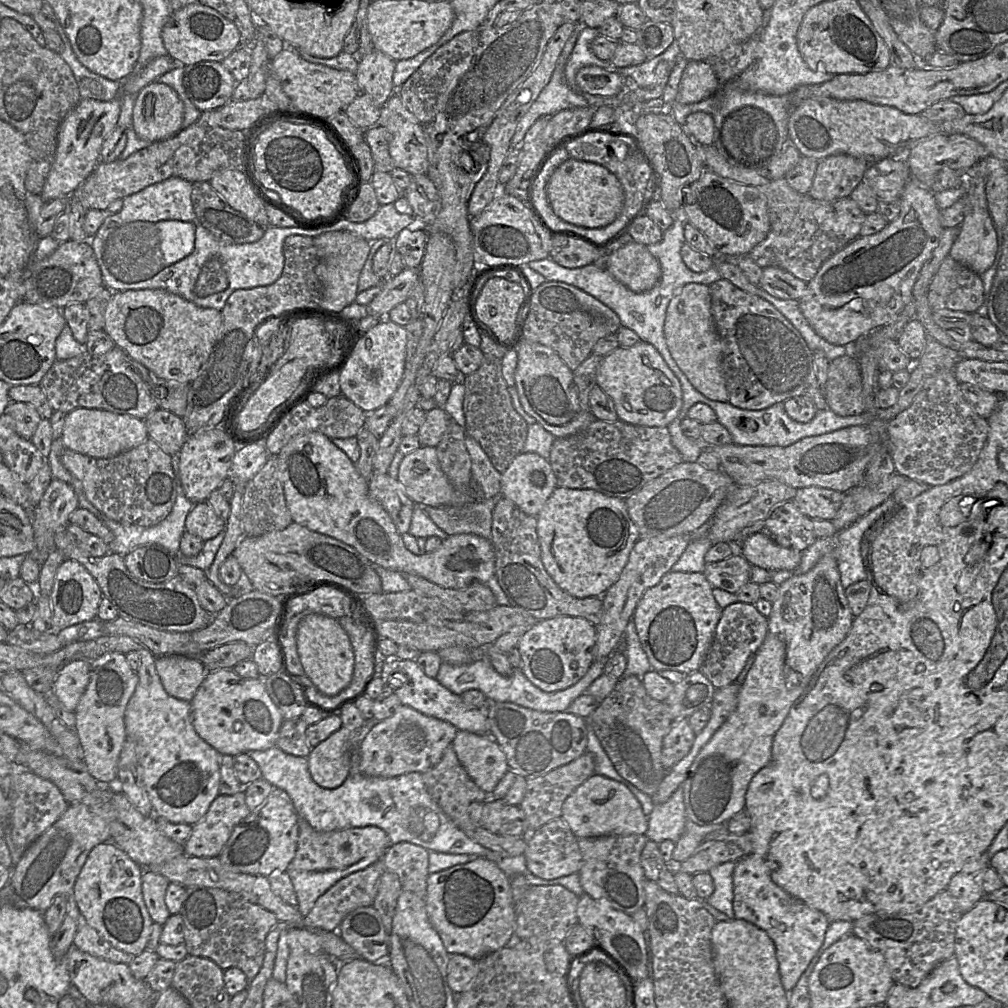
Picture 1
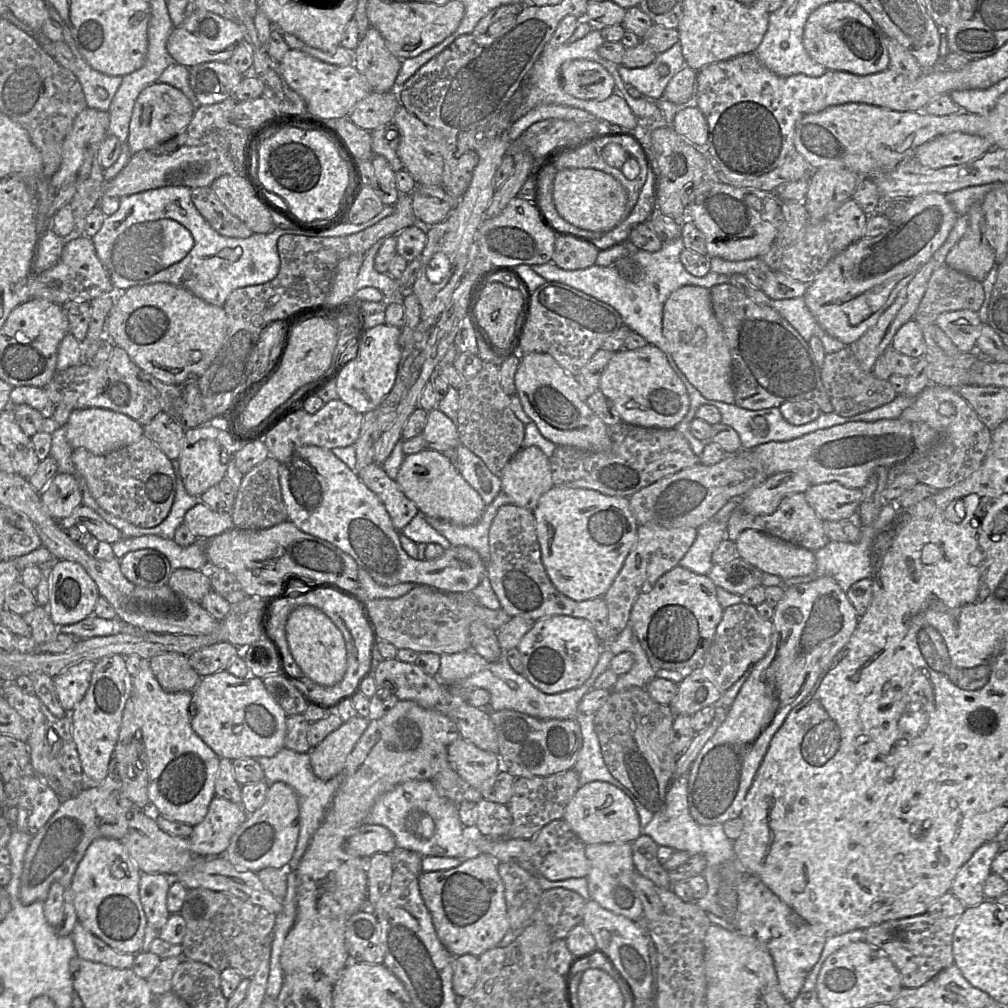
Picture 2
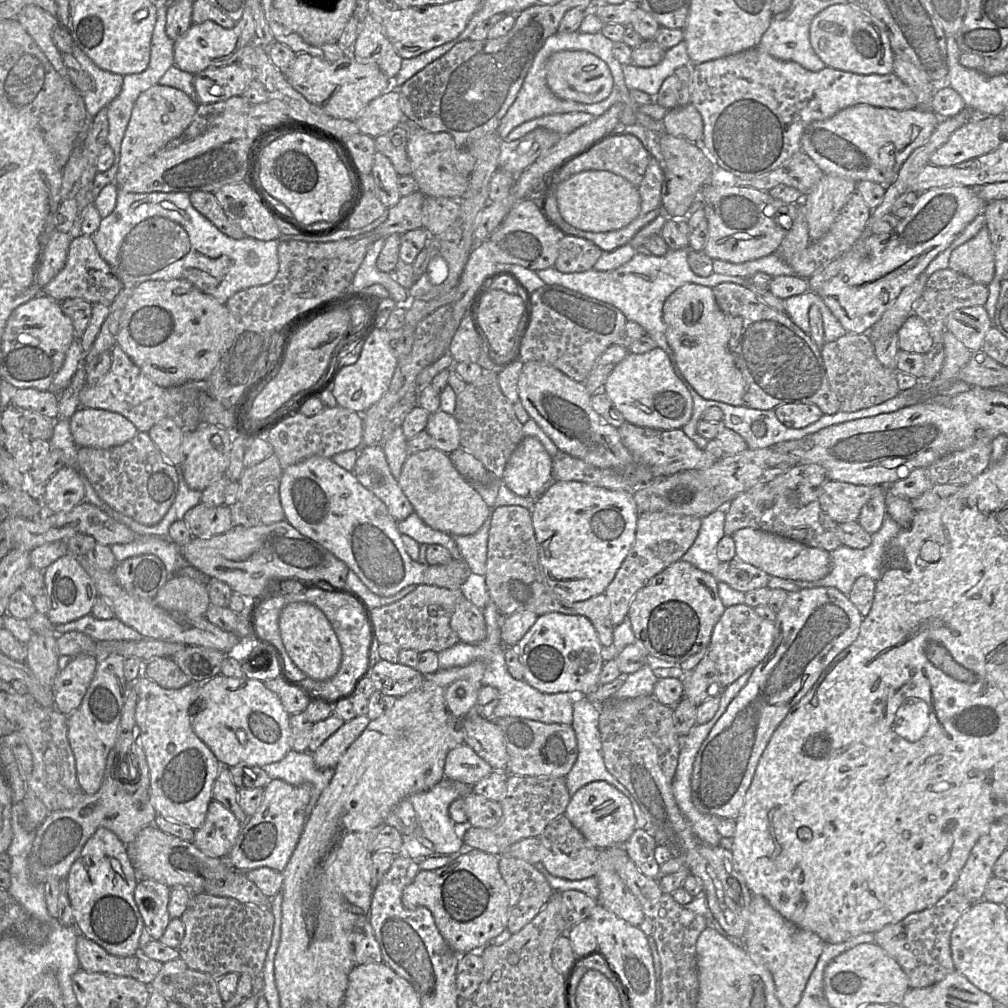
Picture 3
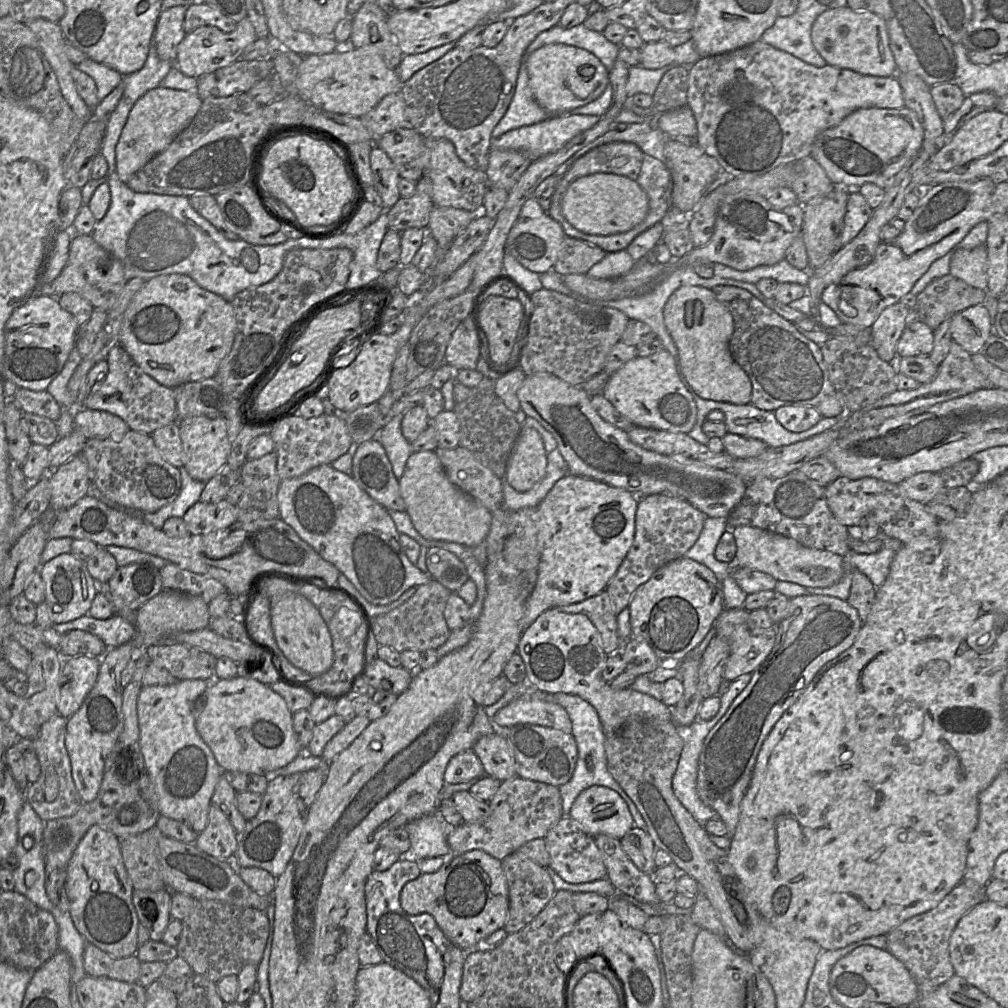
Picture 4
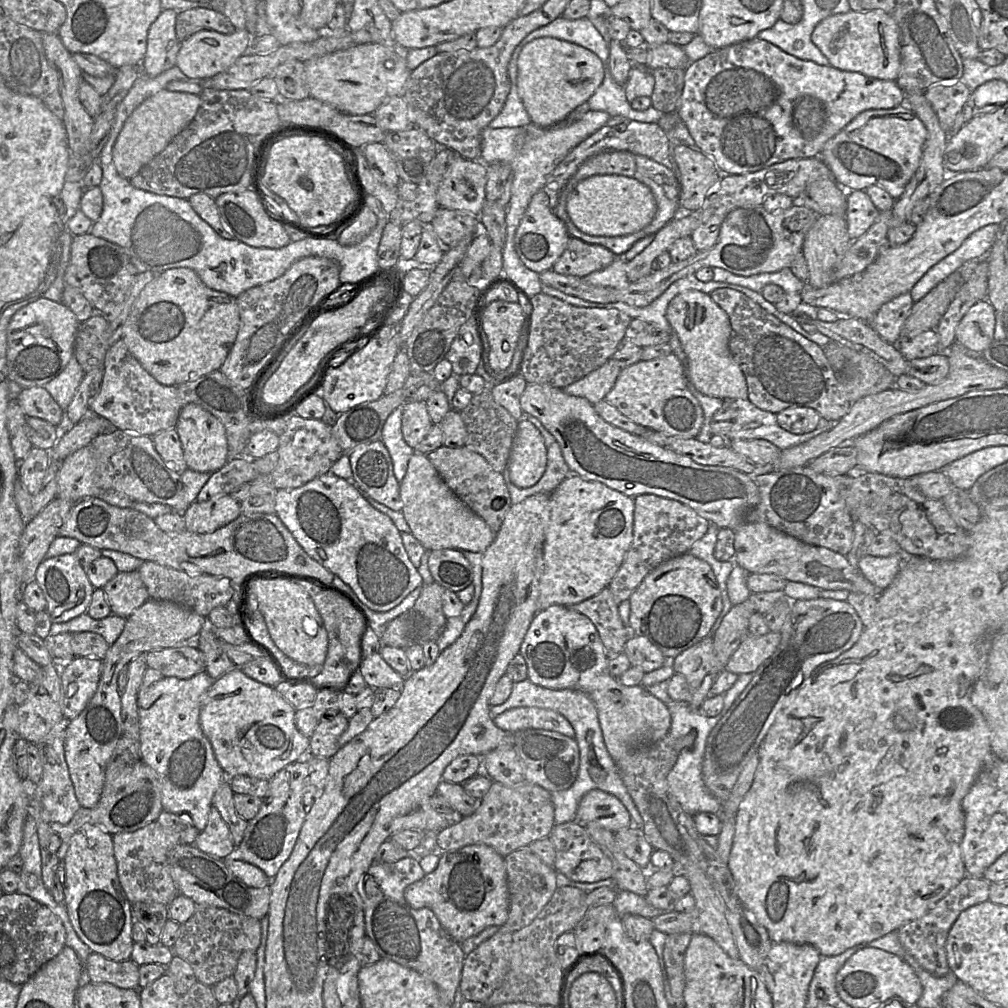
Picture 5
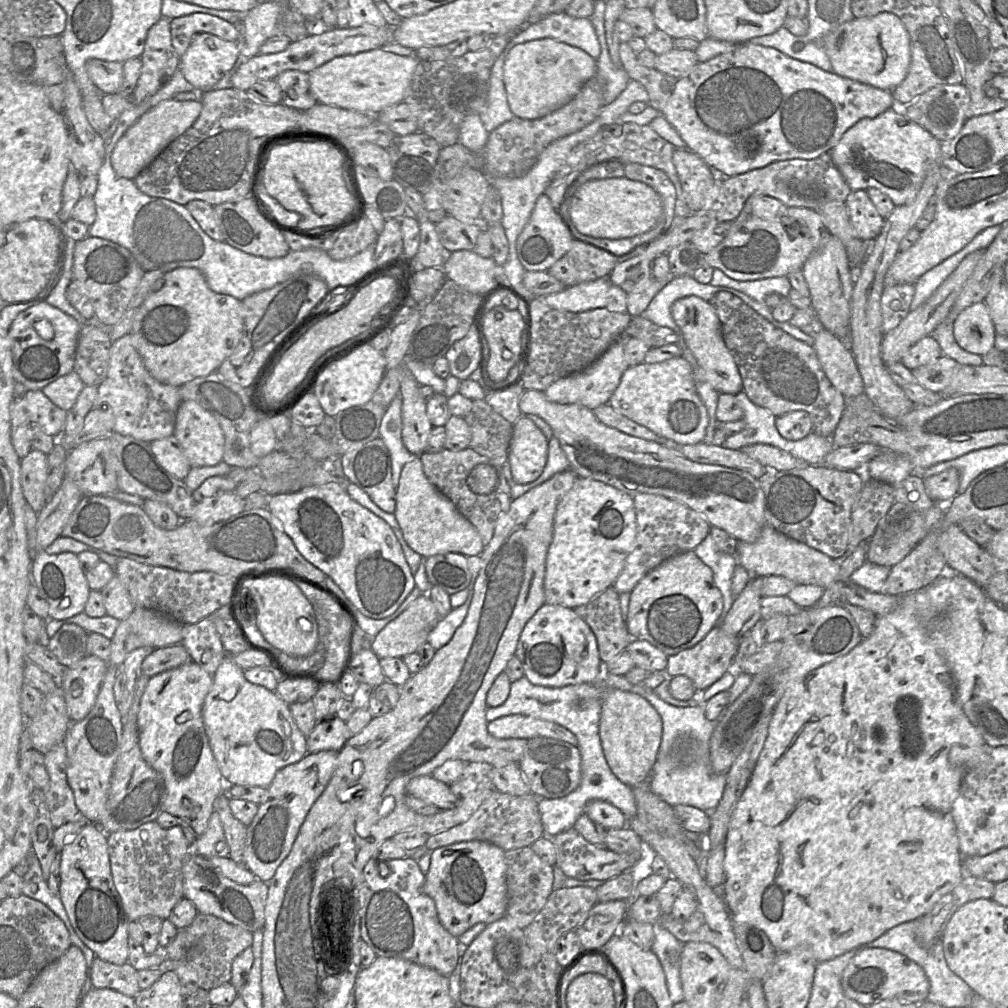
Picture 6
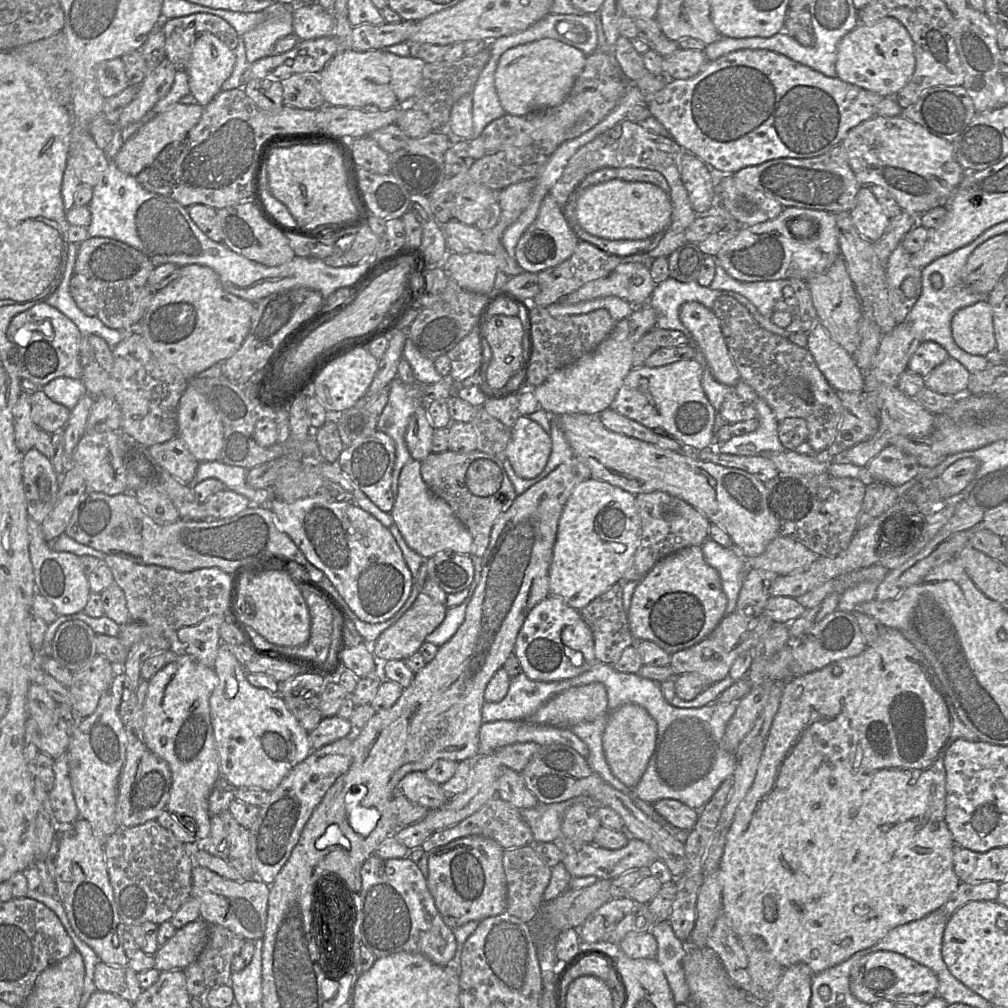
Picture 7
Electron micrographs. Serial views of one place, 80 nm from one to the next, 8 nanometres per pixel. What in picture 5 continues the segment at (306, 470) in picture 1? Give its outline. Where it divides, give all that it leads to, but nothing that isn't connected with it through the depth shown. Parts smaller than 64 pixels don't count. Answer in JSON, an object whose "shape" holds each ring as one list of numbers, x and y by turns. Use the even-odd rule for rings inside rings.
{"shape":[[332,473,323,474,304,486,277,490,275,514,291,532,303,550,347,584,359,601,376,612,387,612,415,588,423,585,416,567,403,546,401,534,392,520,372,507,354,484]]}

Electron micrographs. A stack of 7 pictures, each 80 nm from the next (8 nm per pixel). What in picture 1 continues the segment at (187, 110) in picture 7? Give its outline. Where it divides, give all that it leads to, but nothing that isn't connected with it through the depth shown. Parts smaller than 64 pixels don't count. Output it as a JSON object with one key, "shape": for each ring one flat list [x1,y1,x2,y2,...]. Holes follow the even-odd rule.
{"shape":[[154,81,137,95,132,128,137,136,151,143,162,141,182,130,184,104,174,89]]}

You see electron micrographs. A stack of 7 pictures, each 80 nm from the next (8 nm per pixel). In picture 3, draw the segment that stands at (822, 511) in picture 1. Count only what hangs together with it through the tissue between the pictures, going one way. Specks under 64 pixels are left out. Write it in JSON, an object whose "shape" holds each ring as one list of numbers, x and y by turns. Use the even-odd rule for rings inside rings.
{"shape":[[827,480,816,488,822,510,838,524,856,522,861,508,874,493,873,486]]}

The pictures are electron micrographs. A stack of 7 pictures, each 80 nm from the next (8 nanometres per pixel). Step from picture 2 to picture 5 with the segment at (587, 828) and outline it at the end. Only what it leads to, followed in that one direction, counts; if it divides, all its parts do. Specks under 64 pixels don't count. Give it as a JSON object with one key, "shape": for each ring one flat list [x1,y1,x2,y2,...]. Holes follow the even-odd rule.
{"shape":[[595,789,581,799,577,810,577,821,584,826,596,824,615,833,630,827,631,816,618,798]]}

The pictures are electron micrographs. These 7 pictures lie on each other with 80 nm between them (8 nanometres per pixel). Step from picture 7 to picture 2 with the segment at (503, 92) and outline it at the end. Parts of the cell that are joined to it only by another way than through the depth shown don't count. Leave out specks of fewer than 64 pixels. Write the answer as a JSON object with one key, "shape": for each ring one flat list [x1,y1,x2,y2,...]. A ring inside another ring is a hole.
{"shape":[[566,61,561,66,560,74,564,91,579,99,605,100,615,92,613,76,594,61]]}

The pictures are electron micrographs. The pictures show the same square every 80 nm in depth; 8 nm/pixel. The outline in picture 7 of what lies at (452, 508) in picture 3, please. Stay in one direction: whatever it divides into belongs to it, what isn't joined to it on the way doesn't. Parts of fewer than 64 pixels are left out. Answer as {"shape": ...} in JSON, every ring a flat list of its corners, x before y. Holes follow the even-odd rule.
{"shape":[[421,461,407,463,399,476,398,494,391,515,405,542,424,559,443,551,471,555,472,536,455,516,450,506,433,494,421,475]]}

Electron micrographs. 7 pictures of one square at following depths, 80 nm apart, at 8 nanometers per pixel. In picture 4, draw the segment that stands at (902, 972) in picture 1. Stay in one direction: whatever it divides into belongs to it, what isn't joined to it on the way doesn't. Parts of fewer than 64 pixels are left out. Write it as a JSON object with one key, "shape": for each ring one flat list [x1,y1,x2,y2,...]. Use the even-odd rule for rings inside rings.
{"shape":[[962,880,933,909,903,922,887,934,887,950,899,959,914,977,921,991,929,993,955,975,949,952,949,940,960,919,986,900,986,886]]}

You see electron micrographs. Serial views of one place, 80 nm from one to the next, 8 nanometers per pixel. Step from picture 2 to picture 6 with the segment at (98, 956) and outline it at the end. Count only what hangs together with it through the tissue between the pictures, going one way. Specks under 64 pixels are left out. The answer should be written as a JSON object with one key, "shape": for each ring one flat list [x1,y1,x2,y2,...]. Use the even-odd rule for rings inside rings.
{"shape":[[96,957,89,973,93,988,108,988,133,998,141,990,138,971,129,962,116,965]]}

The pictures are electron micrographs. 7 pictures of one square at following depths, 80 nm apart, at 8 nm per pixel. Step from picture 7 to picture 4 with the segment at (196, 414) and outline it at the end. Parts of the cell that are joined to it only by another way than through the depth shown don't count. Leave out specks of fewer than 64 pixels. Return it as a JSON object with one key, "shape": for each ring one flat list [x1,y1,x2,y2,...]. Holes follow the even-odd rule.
{"shape":[[206,416,188,417,178,422,183,447,183,467,198,481,207,482,226,464,231,450,225,423]]}

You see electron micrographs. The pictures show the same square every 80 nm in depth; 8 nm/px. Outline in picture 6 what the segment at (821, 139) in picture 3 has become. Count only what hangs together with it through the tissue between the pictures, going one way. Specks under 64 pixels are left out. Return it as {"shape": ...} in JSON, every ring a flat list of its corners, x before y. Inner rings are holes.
{"shape":[[895,106,874,118,863,118,850,127,830,154,851,190,874,187,888,195,895,206,910,202,925,177,928,159,941,161,943,143,909,119]]}

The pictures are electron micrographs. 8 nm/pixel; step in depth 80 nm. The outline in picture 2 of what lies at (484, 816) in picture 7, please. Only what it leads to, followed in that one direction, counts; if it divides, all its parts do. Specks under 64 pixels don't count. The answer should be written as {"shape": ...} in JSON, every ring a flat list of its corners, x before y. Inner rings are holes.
{"shape":[[573,768,549,776,516,778,512,796,506,804,513,819,507,838,533,839,545,825,563,819,566,806,579,788,579,777]]}

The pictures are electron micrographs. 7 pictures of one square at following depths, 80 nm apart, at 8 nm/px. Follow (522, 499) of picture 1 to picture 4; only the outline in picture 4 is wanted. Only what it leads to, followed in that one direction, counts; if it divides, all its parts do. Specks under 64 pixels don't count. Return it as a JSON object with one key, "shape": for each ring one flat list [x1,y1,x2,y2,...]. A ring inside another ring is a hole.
{"shape":[[521,426,507,462,505,478,509,485,518,492,534,488,545,476,547,454,539,432]]}

